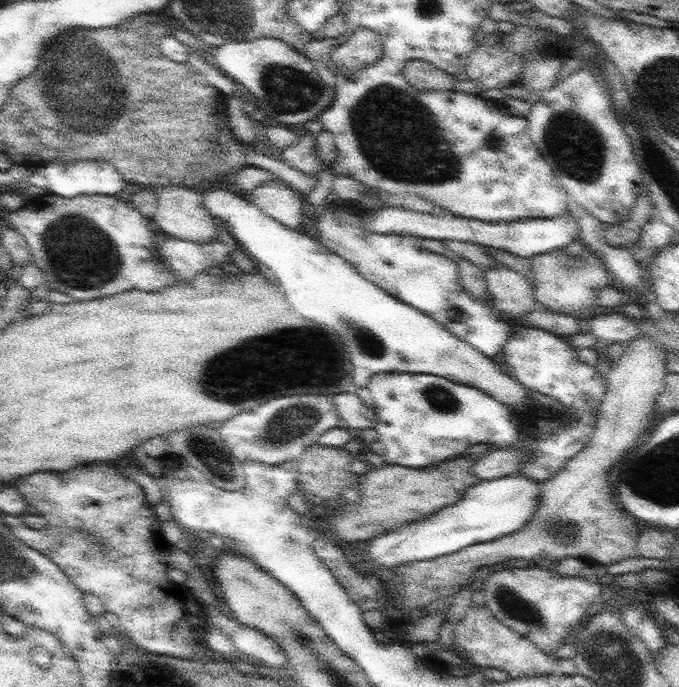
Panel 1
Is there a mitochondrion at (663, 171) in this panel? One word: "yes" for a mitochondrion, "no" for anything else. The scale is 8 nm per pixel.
yes

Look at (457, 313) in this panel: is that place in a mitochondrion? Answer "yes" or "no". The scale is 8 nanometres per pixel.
no

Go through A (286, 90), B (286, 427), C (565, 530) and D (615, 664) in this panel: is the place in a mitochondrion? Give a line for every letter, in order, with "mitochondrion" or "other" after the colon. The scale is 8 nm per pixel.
A: mitochondrion
B: mitochondrion
C: mitochondrion
D: mitochondrion

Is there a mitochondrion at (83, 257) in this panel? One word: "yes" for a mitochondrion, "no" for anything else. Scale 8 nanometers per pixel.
yes

